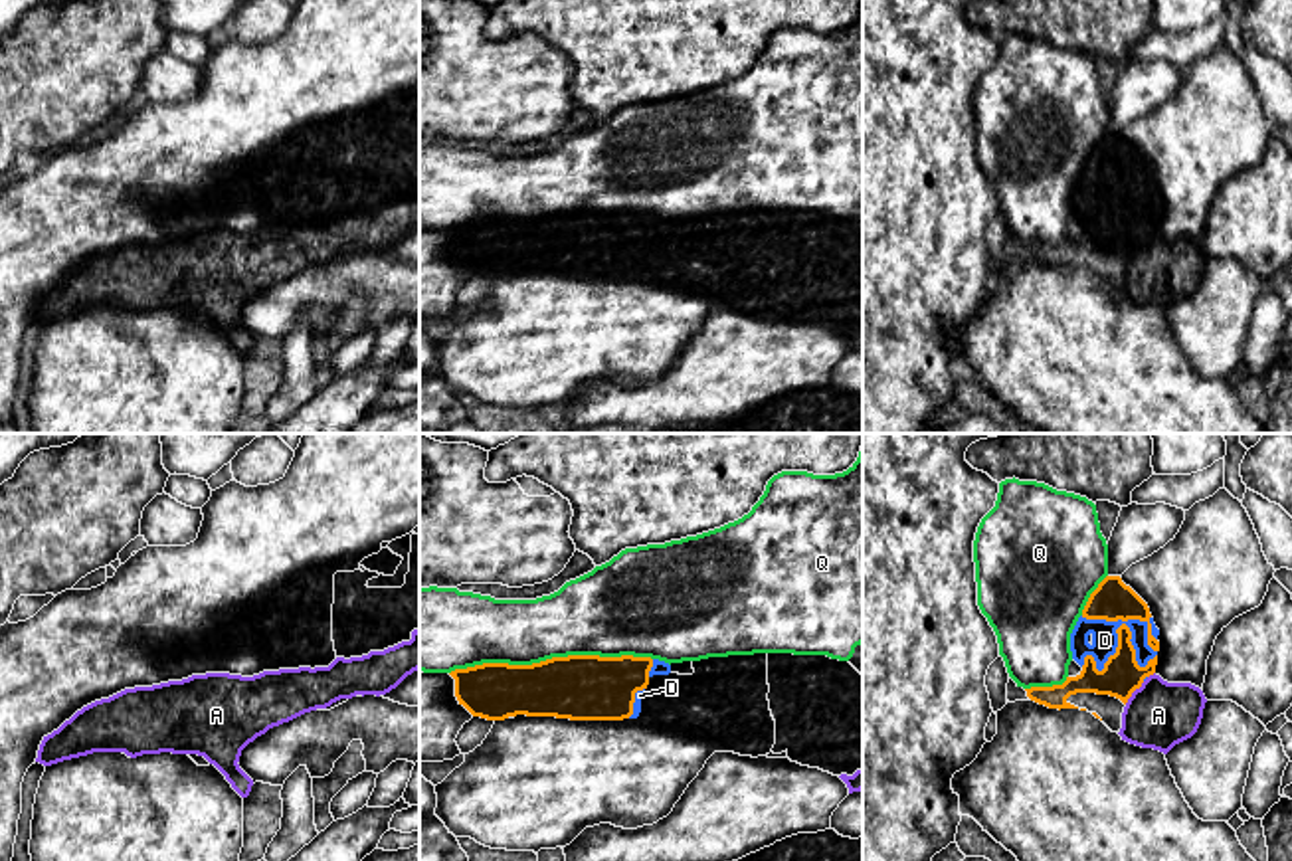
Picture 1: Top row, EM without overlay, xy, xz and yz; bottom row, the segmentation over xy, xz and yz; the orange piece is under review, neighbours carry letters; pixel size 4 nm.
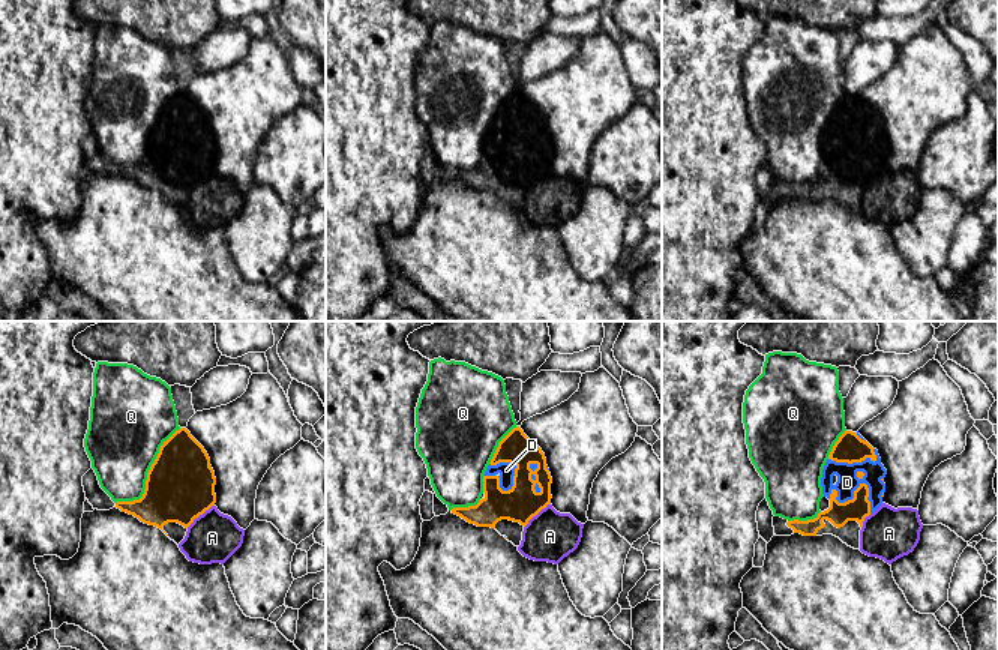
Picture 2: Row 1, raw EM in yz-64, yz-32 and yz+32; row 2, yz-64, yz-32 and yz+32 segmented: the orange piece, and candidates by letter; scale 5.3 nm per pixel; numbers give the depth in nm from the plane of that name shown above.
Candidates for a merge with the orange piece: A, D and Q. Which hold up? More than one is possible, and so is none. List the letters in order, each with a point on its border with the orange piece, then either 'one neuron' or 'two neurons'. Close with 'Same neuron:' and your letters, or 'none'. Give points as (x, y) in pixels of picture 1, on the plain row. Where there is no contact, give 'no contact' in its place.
A: yz (1132, 248) | two neurons
D: yz (1116, 204) | one neuron
Q: xz (553, 214) | two neurons
Same neuron: D

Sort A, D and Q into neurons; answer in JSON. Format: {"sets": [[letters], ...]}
{"sets": [["A"], ["D"], ["Q"]]}

